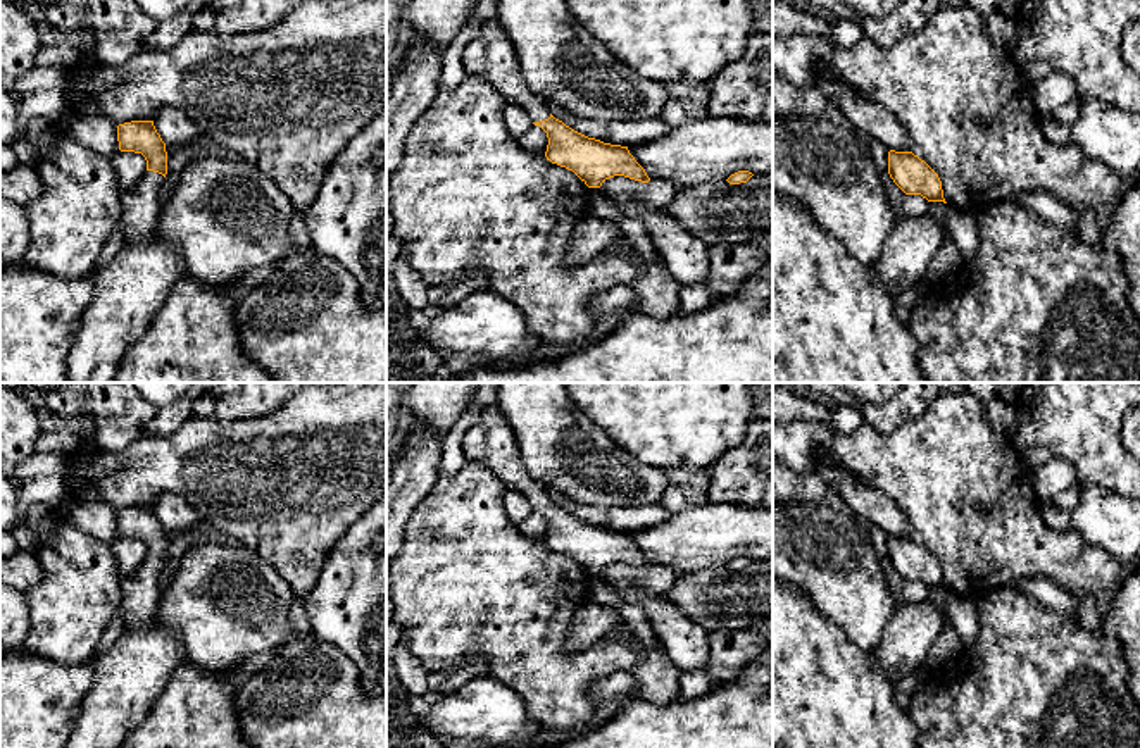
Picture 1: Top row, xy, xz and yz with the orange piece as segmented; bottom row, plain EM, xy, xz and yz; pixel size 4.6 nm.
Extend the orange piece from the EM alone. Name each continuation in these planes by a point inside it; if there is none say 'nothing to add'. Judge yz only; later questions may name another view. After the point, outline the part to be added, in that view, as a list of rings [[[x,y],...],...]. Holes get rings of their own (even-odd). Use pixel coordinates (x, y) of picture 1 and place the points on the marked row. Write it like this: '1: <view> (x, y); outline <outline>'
nothing to add

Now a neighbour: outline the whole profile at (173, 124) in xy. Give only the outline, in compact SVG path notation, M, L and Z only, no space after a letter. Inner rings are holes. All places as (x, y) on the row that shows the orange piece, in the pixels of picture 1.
M160 107L152 121L166 145L190 143L202 134L195 122L176 107Z

